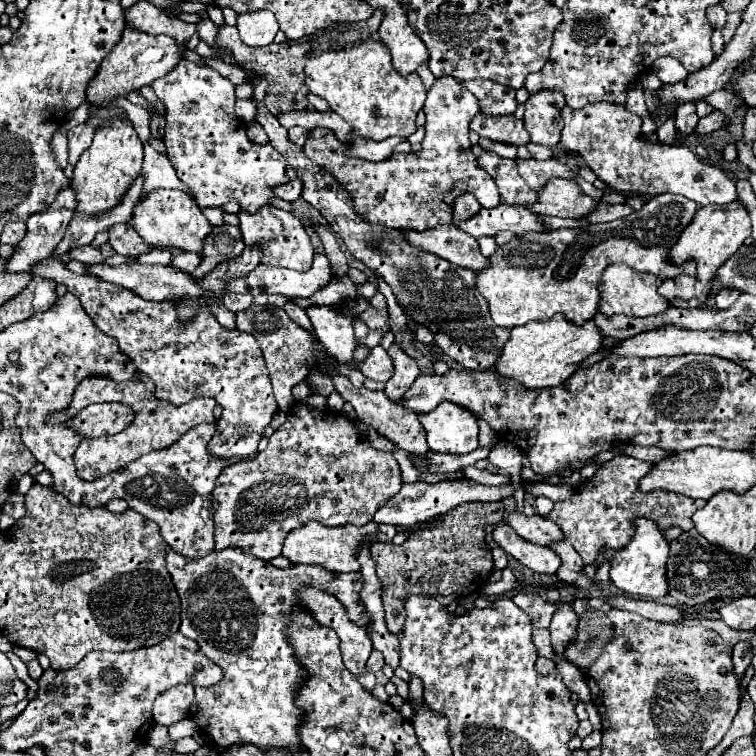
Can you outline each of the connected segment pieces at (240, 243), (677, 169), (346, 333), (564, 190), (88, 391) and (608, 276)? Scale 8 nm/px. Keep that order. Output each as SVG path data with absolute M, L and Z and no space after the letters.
M221 225L213 227L211 237L207 237L207 245L203 249L203 261L197 265L197 269L191 273L195 281L203 279L207 273L211 273L219 263L231 261L239 257L245 249L245 241L239 227L233 225Z
M565 105L561 117L565 121L561 145L577 153L611 191L631 197L679 193L701 207L707 203L733 203L737 197L735 181L721 169L699 161L687 147L639 141L639 117L623 105L585 105L577 111Z
M311 305L305 309L305 313L311 319L315 335L325 345L327 353L337 357L337 363L355 367L351 363L355 351L353 317L349 315L347 307Z
M551 179L543 193L539 193L539 203L525 207L535 209L535 213L539 215L583 219L597 209L597 203L589 195L585 195L575 181Z
M135 373L131 381L125 383L115 383L115 381L103 381L103 377L87 377L87 381L81 381L75 389L71 409L67 409L69 415L77 415L83 407L91 403L101 403L101 401L117 401L117 403L127 403L135 409L135 421L121 431L119 435L113 437L97 437L97 439L83 439L81 445L77 447L73 459L77 465L77 477L83 481L95 481L107 473L119 471L131 461L139 459L145 453L165 449L179 441L191 427L199 423L215 423L217 419L213 417L213 407L215 401L211 399L195 399L185 405L171 405L167 401L161 401L155 397L155 385L145 373Z
M611 265L611 269L605 269L599 293L599 311L605 313L607 317L611 315L631 315L631 317L649 317L651 313L661 313L663 309L669 309L667 299L657 293L659 287L659 277L651 273L639 273L627 265Z

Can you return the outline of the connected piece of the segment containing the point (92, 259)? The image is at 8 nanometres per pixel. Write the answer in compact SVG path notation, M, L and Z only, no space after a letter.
M87 245L87 247L79 247L79 249L73 249L71 251L71 259L77 259L81 263L105 263L105 257L101 255L99 249Z

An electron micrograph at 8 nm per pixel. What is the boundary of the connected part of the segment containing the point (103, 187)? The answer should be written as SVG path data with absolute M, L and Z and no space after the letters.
M121 117L111 119L103 123L95 137L91 147L81 155L79 163L75 165L71 187L77 193L77 213L83 215L99 215L105 213L121 203L127 189L133 185L133 181L141 175L141 163L143 163L143 143L137 137L133 125L129 121L123 121Z

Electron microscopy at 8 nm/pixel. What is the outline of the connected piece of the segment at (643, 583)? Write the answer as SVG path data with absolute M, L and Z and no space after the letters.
M639 519L635 521L637 531L635 537L627 547L617 551L611 559L611 573L609 579L617 589L621 589L627 595L639 595L647 599L659 599L667 593L667 555L669 555L669 543L663 539L661 531L657 529L655 521Z

